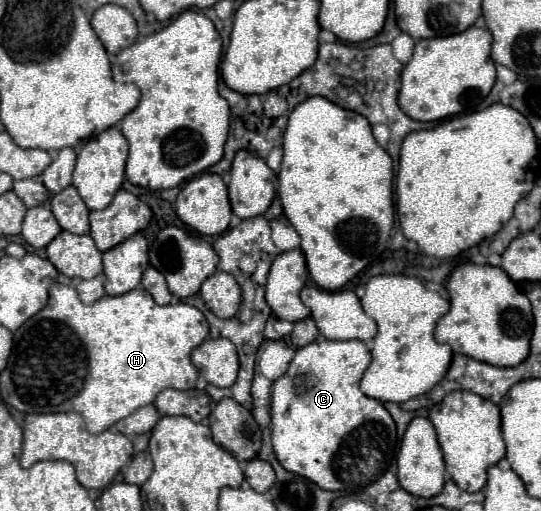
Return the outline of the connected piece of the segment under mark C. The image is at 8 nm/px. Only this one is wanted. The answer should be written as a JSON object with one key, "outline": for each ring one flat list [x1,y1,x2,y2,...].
{"outline":[[316,339,312,341,310,345,306,347,300,347,296,351,296,357,292,359,290,363,290,369,278,379,274,381,272,385,272,403,270,403,270,415,272,415,272,447,274,447,274,453,276,453,276,459,280,461,280,465,286,469,286,471,292,471,292,473,298,473,310,481,314,481,318,487,322,489,328,489,328,491,364,491,370,483,374,483,390,465,392,461,396,459,394,455,398,453,398,437,396,437,396,425,394,425,394,419,390,417,390,413,384,409,384,405,378,401,378,399,372,399,372,397,366,397,362,391,360,391,360,379,364,375,364,371,368,369,370,365,370,351,366,347,364,341,330,341,330,339]]}

